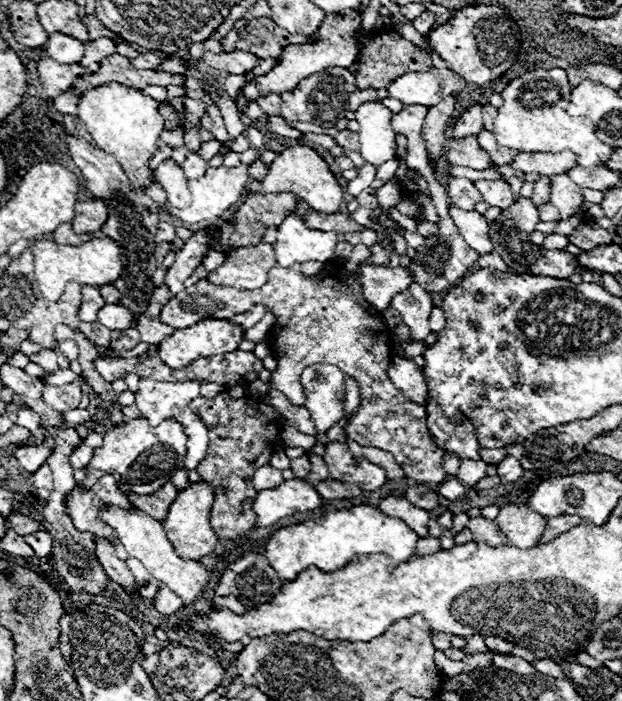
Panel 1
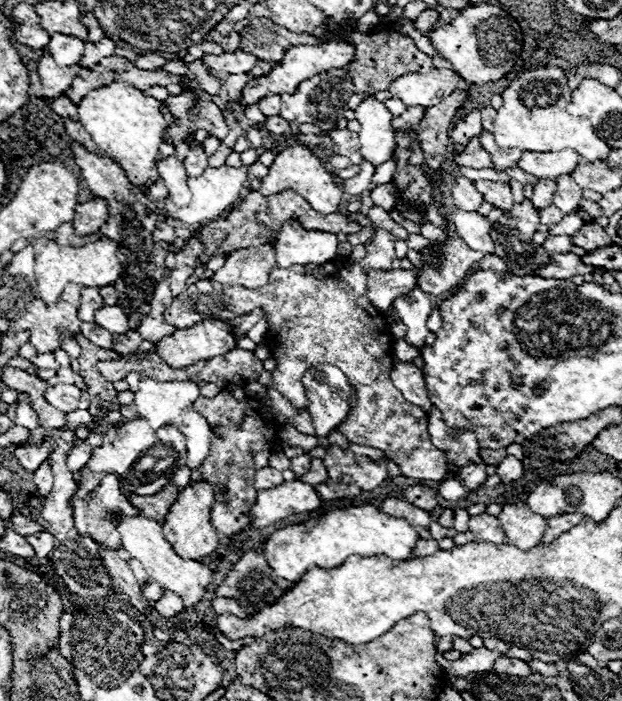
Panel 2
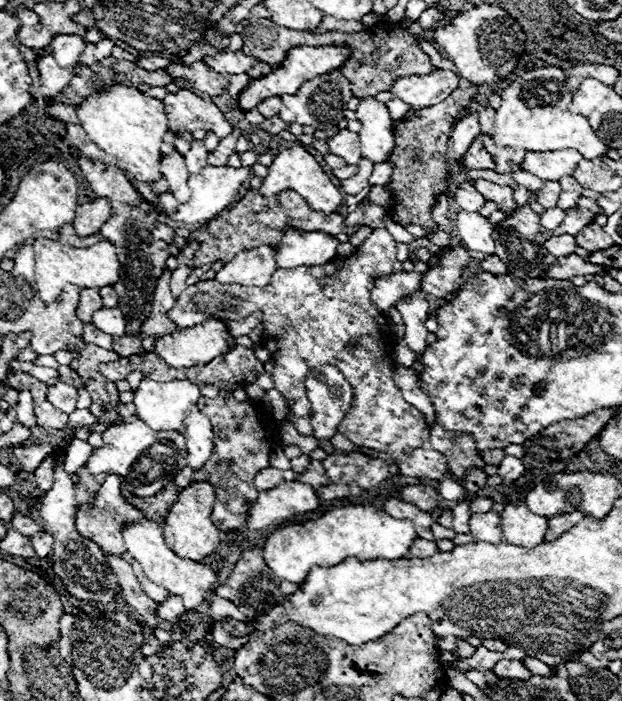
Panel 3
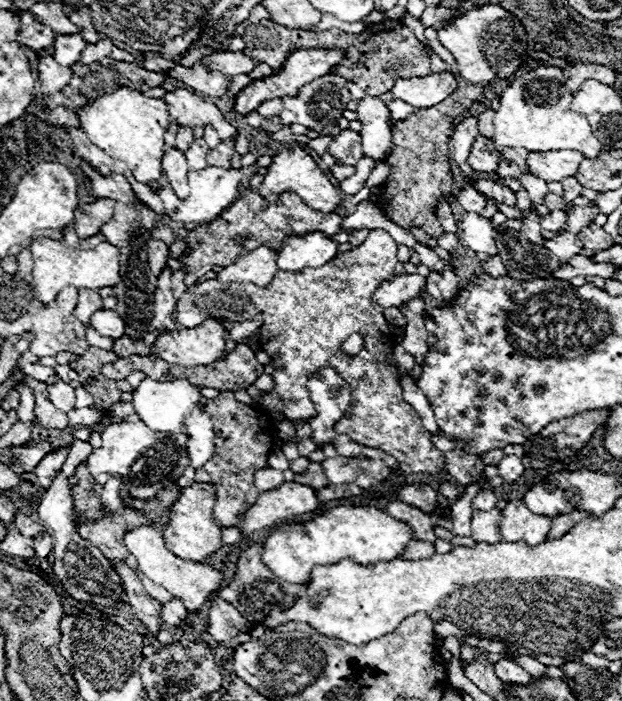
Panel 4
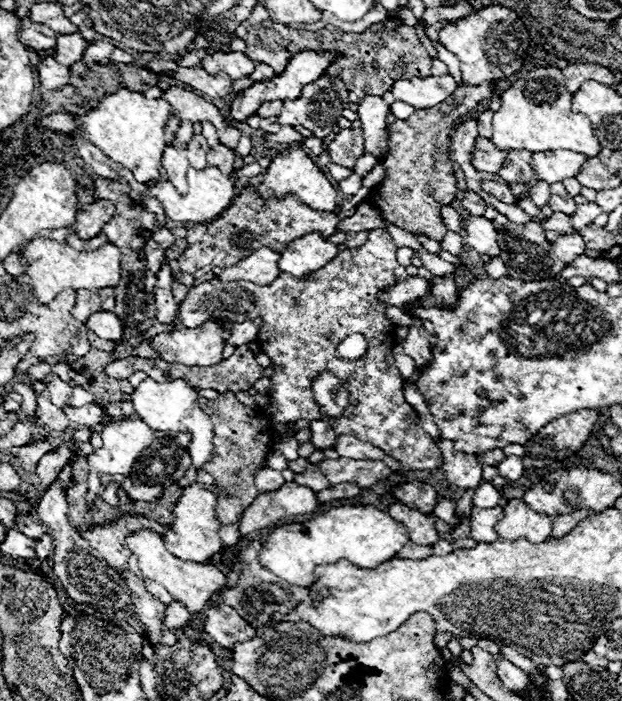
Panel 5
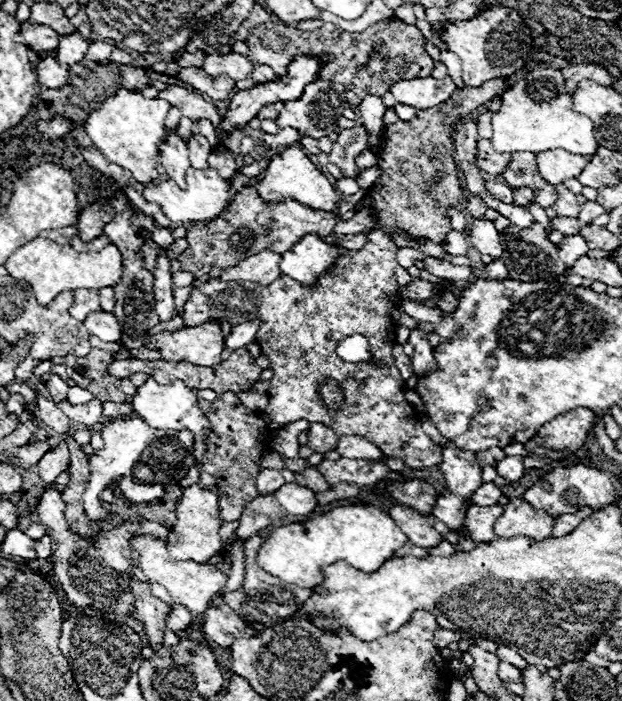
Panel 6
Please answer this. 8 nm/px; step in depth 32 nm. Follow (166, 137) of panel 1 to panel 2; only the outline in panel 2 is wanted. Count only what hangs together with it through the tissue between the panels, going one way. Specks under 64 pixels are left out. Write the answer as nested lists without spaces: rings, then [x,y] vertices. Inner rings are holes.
[[[184,90],[178,96],[168,96],[164,100],[170,114],[174,116],[174,122],[170,124],[166,134],[172,136],[172,140],[176,144],[186,136],[186,132],[204,128],[222,140],[228,134],[228,126],[226,126],[226,120],[222,116],[220,108],[214,106],[214,102],[204,102],[204,100],[198,100],[198,104],[192,108],[194,100],[196,100],[196,96],[188,90]]]

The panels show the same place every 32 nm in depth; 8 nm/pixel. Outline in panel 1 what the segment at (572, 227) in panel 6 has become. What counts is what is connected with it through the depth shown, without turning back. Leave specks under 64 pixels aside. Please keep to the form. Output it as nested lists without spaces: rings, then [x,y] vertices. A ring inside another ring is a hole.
[[[546,204],[546,206],[540,206],[540,220],[542,222],[560,222],[560,212],[558,208],[554,208],[552,204]]]

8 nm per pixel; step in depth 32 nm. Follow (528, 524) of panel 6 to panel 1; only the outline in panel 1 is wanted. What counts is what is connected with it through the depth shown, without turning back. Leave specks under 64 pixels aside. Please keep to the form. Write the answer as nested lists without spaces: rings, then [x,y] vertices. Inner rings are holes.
[[[526,504],[504,506],[496,516],[496,522],[500,524],[500,530],[506,534],[510,544],[522,550],[534,548],[546,528],[546,518],[534,514]]]

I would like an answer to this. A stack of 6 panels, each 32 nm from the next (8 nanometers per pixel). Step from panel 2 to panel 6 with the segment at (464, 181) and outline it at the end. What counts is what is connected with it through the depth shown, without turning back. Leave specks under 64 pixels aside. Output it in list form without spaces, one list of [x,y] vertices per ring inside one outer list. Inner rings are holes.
[[[472,194],[466,196],[464,206],[466,206],[466,210],[468,210],[468,214],[470,214],[472,218],[484,218],[484,214],[486,214],[486,210],[488,210],[488,206],[484,206],[484,202],[482,202],[480,198],[472,196]]]

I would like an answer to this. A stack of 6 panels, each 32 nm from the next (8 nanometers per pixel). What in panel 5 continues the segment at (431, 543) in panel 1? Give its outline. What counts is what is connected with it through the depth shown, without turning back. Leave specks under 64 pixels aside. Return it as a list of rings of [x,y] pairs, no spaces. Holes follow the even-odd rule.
[[[406,542],[406,546],[400,550],[398,556],[402,556],[402,558],[426,558],[430,554],[432,554],[430,546],[418,546],[414,542]]]

